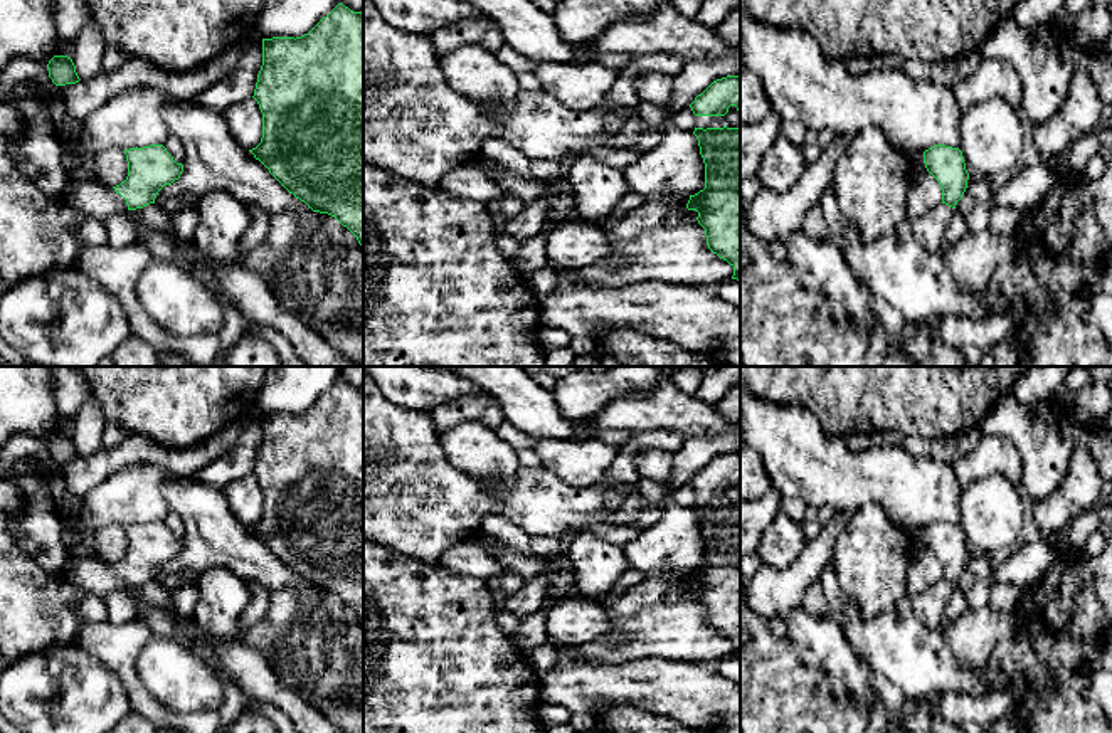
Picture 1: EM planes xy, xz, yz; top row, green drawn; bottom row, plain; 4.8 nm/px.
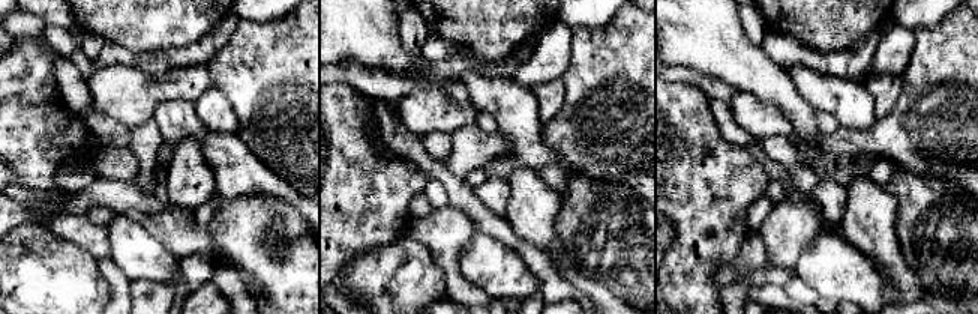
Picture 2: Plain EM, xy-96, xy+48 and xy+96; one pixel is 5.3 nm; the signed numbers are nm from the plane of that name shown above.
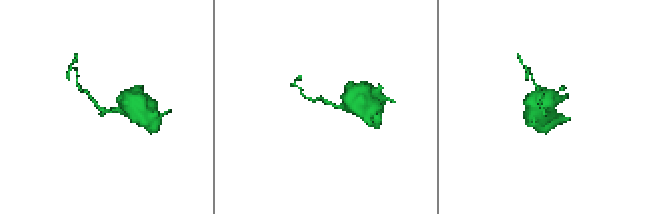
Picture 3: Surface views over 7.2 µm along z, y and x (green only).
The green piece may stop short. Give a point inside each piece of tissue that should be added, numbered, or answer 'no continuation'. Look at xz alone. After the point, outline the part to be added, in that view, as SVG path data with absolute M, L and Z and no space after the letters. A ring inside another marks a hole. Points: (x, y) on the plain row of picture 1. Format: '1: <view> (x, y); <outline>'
1: xz (732, 495); M735 483L725 493L695 493L695 504L740 504L740 489Z

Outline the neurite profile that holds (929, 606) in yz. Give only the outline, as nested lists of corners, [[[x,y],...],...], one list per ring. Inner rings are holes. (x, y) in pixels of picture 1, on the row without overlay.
[[[940,580],[912,597],[915,617],[929,629],[940,629],[944,610],[952,592],[954,585]]]

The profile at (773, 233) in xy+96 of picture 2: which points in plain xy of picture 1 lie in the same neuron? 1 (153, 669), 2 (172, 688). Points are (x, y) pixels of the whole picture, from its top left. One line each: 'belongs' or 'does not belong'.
1: does not belong
2: does not belong

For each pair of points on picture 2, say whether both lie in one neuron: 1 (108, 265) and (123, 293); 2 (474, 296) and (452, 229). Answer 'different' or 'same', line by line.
1: same
2: same

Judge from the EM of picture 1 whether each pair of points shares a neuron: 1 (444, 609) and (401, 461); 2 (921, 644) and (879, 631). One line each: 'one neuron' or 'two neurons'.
1: two neurons
2: one neuron

